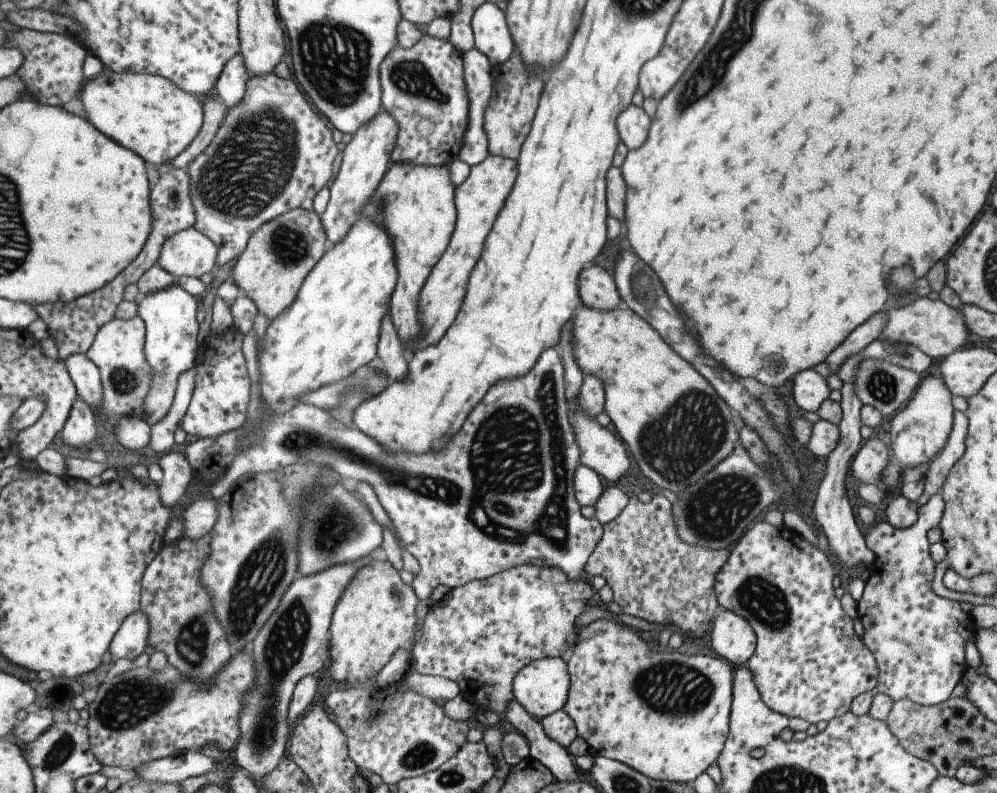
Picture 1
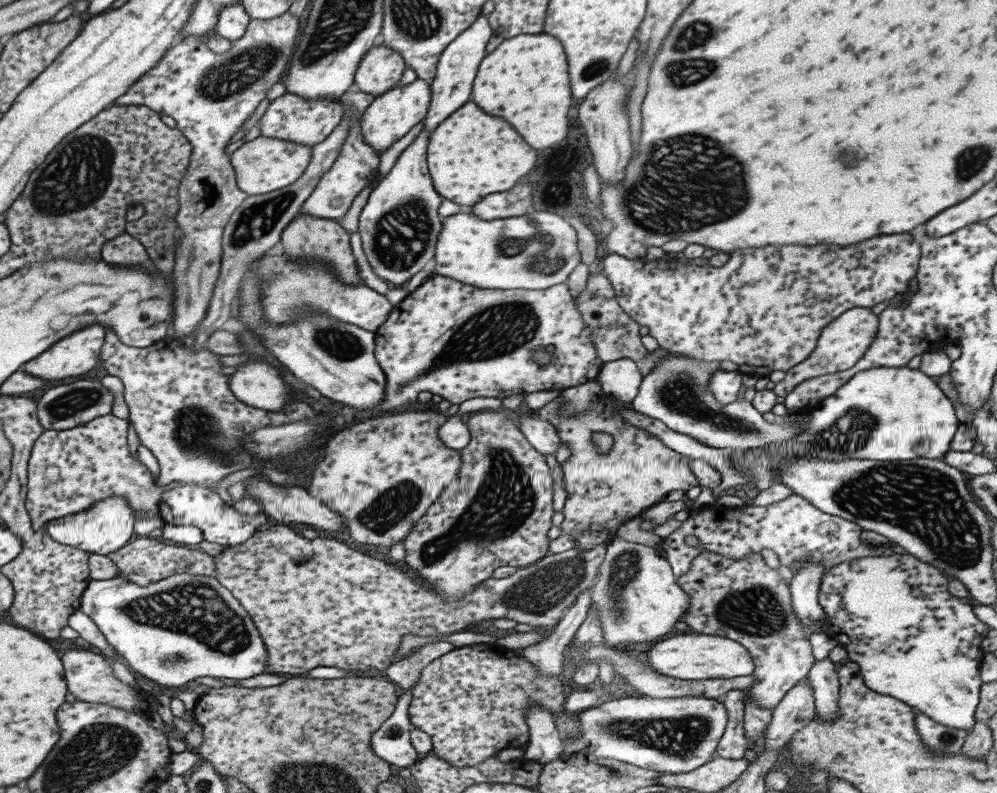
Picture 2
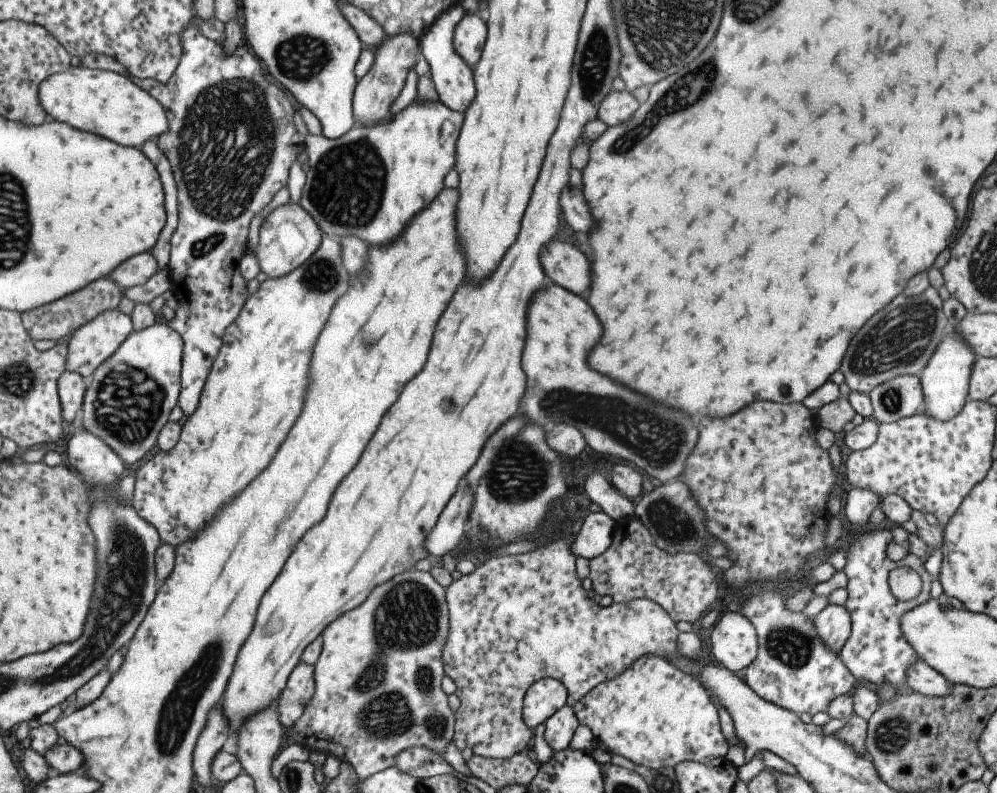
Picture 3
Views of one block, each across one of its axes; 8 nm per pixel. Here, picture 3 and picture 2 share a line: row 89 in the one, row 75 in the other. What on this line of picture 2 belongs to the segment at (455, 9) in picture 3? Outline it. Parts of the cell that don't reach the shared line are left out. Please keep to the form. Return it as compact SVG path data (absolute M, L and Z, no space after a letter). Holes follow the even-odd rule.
M480 14L471 25L463 32L459 33L442 50L437 61L437 70L433 78L429 80L429 90L431 94L429 108L421 120L423 125L421 131L431 132L443 119L447 118L455 108L459 108L463 102L469 100L471 94L471 82L477 72L477 67L485 56L485 44L493 34L486 15Z

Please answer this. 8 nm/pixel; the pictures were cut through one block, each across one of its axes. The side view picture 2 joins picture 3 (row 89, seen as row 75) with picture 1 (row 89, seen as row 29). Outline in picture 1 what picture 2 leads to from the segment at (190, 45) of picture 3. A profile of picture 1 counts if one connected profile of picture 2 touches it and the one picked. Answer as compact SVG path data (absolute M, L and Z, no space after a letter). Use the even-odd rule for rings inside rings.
M273 72L249 77L239 104L226 110L207 148L190 160L187 171L189 198L195 213L193 228L207 236L215 247L215 270L237 258L261 224L291 209L312 210L313 197L332 178L339 155L337 146L331 139L331 130L305 99L290 78L279 78Z

